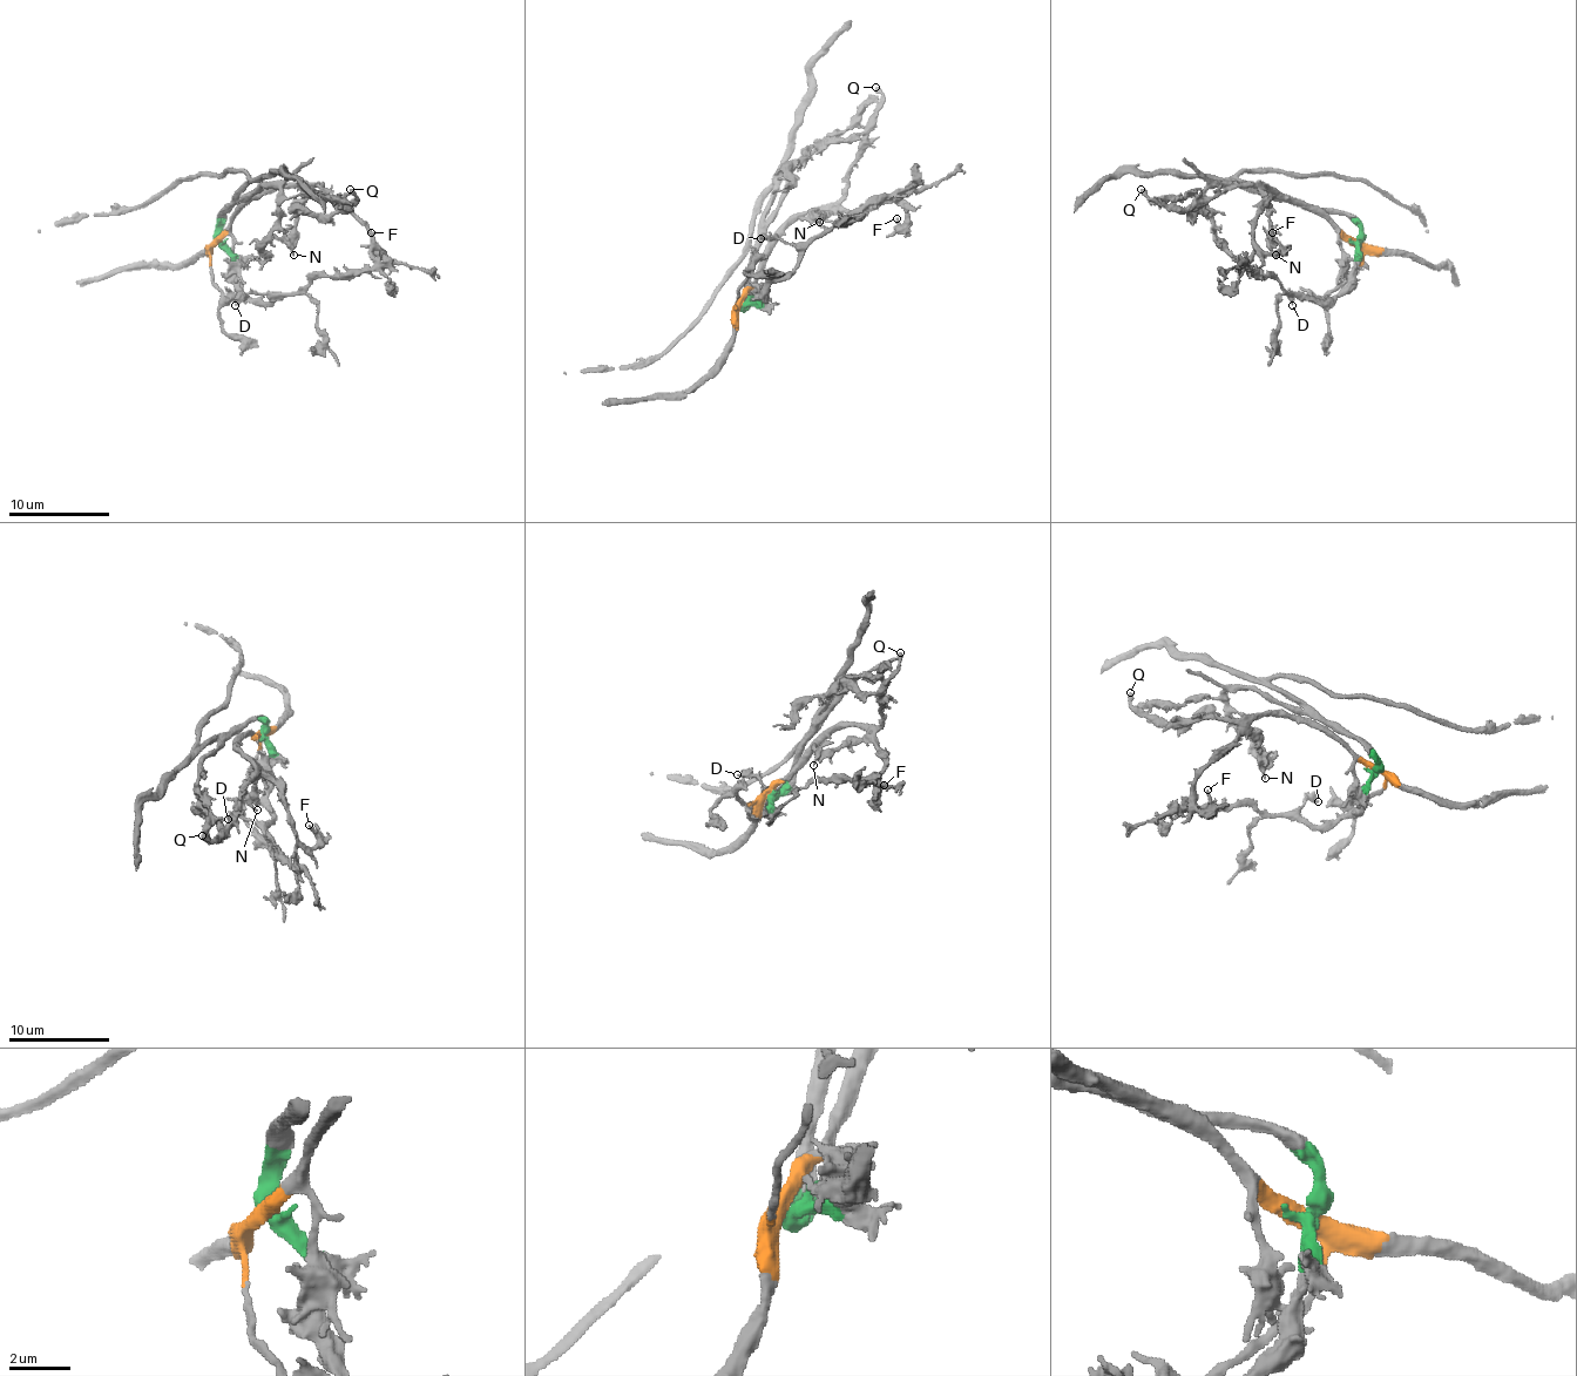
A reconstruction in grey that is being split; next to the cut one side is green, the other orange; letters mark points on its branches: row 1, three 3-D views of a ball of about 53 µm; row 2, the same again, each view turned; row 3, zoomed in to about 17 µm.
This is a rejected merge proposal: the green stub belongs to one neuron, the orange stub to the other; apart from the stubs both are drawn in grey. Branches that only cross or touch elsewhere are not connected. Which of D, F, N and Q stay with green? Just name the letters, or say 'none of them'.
D

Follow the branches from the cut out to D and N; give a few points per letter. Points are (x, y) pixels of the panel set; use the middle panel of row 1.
D: (742, 306), (757, 300), (798, 261), (796, 248), (776, 237), (760, 237)
N: (739, 306), (739, 296), (760, 268), (770, 245), (809, 212), (828, 212), (818, 217), (818, 222)

